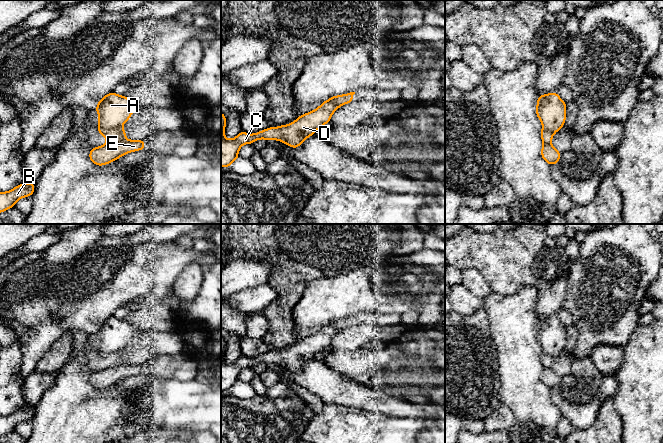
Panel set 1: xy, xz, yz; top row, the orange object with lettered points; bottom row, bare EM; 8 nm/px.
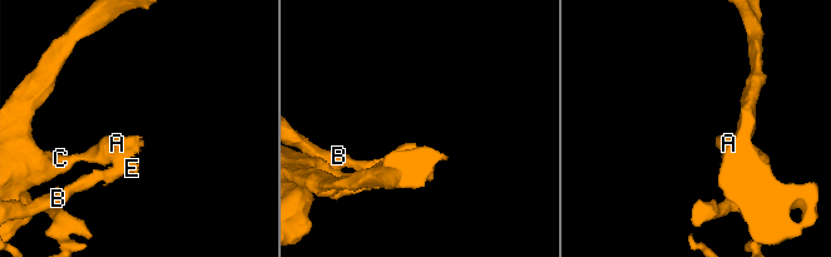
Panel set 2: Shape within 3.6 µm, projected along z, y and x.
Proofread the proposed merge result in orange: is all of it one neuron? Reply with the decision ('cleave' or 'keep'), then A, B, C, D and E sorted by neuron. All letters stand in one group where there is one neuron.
cleave; groups A C D / B E

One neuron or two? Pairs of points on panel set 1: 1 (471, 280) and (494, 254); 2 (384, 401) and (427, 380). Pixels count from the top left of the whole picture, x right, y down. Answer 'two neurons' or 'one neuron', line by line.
1: two neurons
2: two neurons

